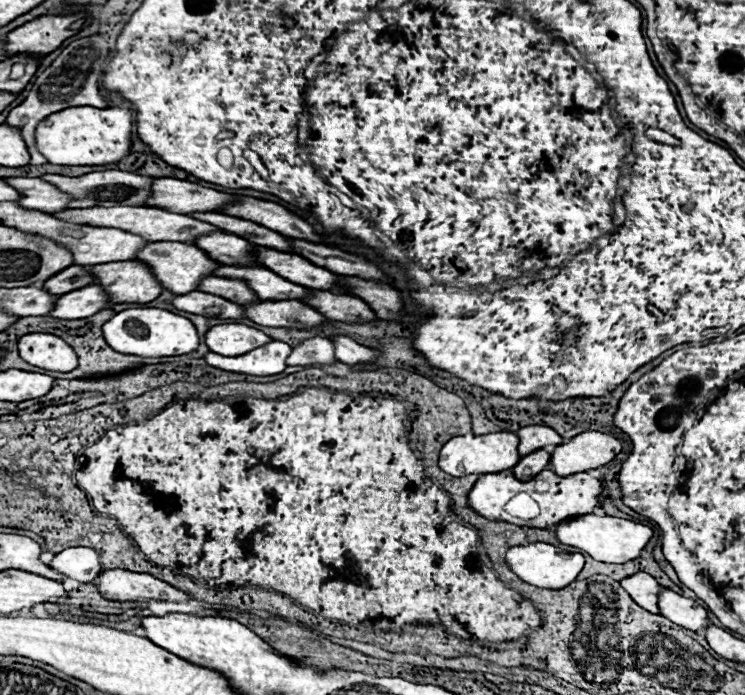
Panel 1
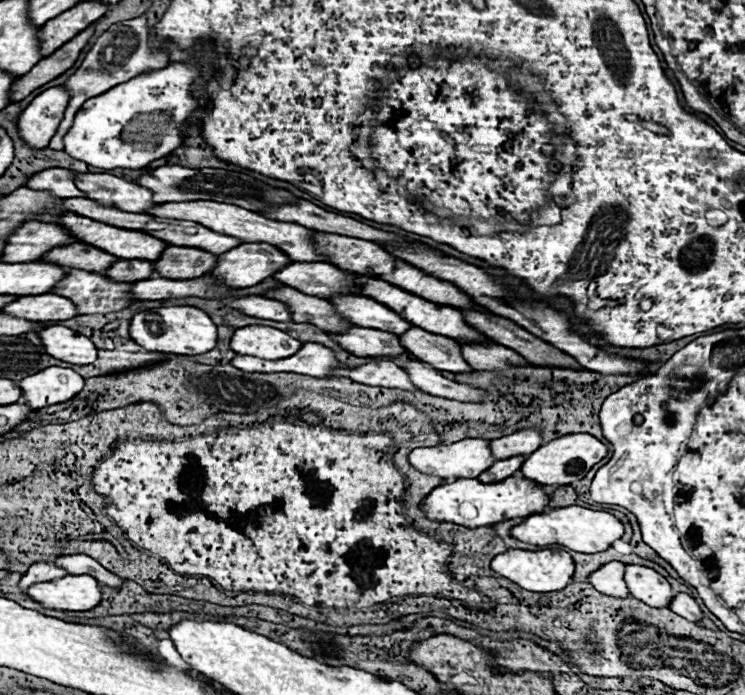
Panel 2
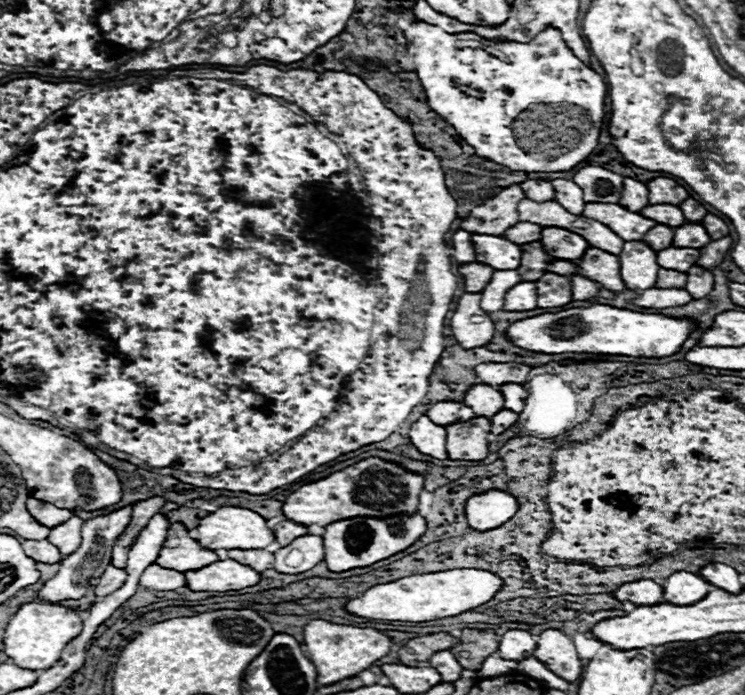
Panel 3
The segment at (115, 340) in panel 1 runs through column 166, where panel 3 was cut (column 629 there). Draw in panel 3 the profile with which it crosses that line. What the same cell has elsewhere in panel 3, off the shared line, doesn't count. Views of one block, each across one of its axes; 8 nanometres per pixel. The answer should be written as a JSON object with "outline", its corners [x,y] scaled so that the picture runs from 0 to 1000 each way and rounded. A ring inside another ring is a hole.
{"outline":[[[795,437],[789,443],[762,443],[744,452],[736,449],[693,460],[679,475],[679,486],[703,504],[728,509],[789,506],[819,512],[889,515],[907,509],[926,478],[932,478],[932,466],[926,466],[923,460],[907,460],[886,452],[862,452],[813,437]]]}

